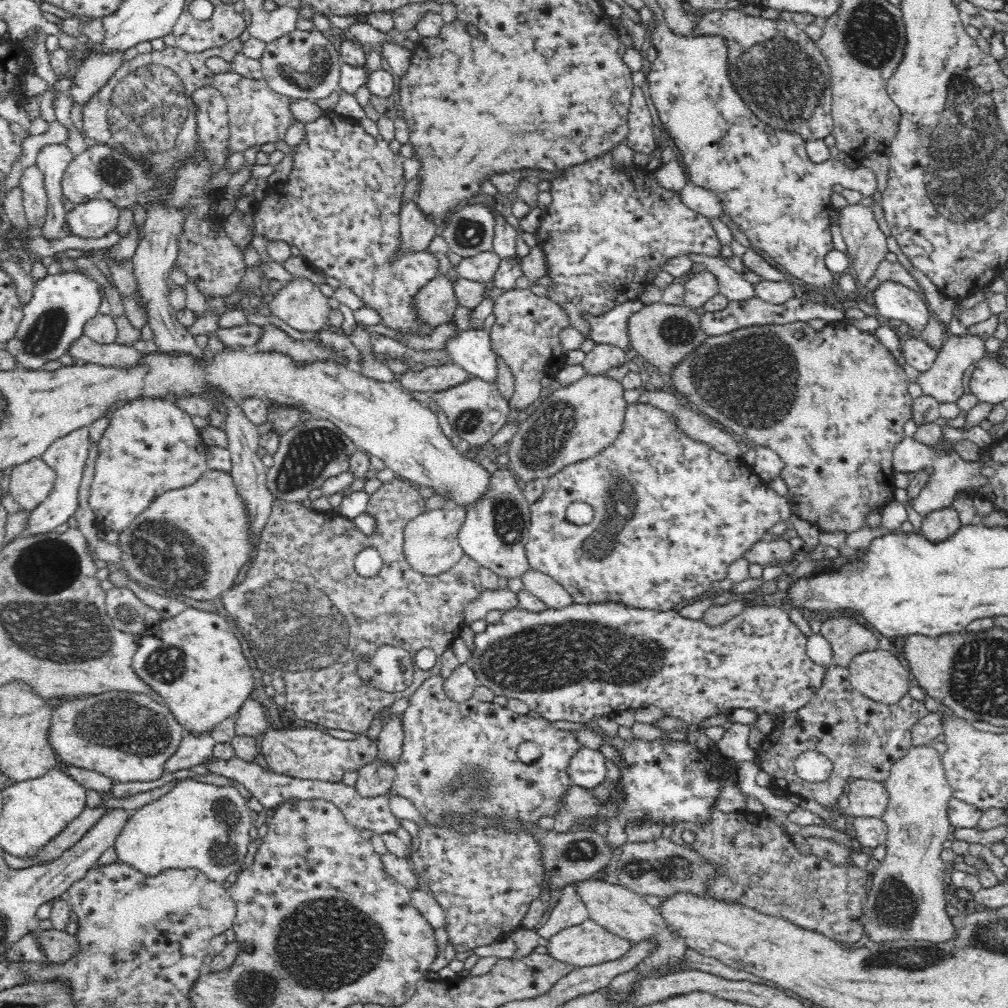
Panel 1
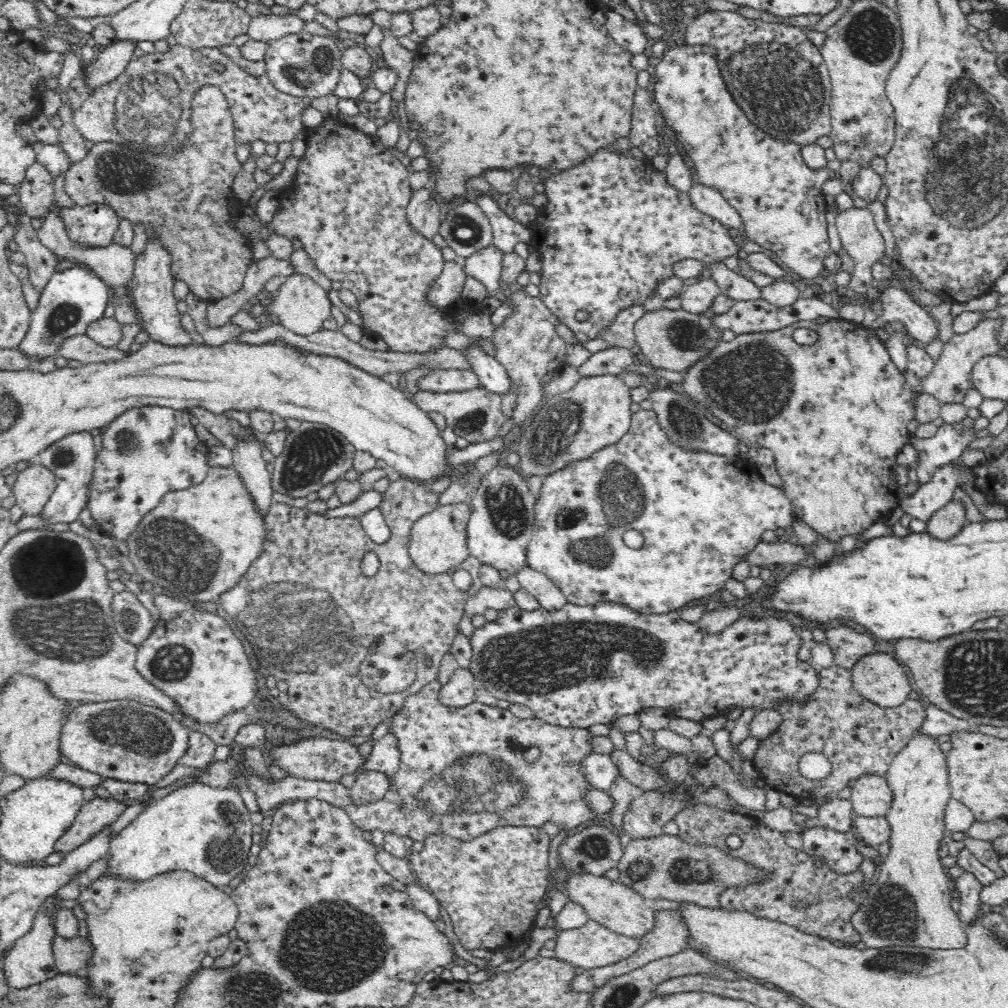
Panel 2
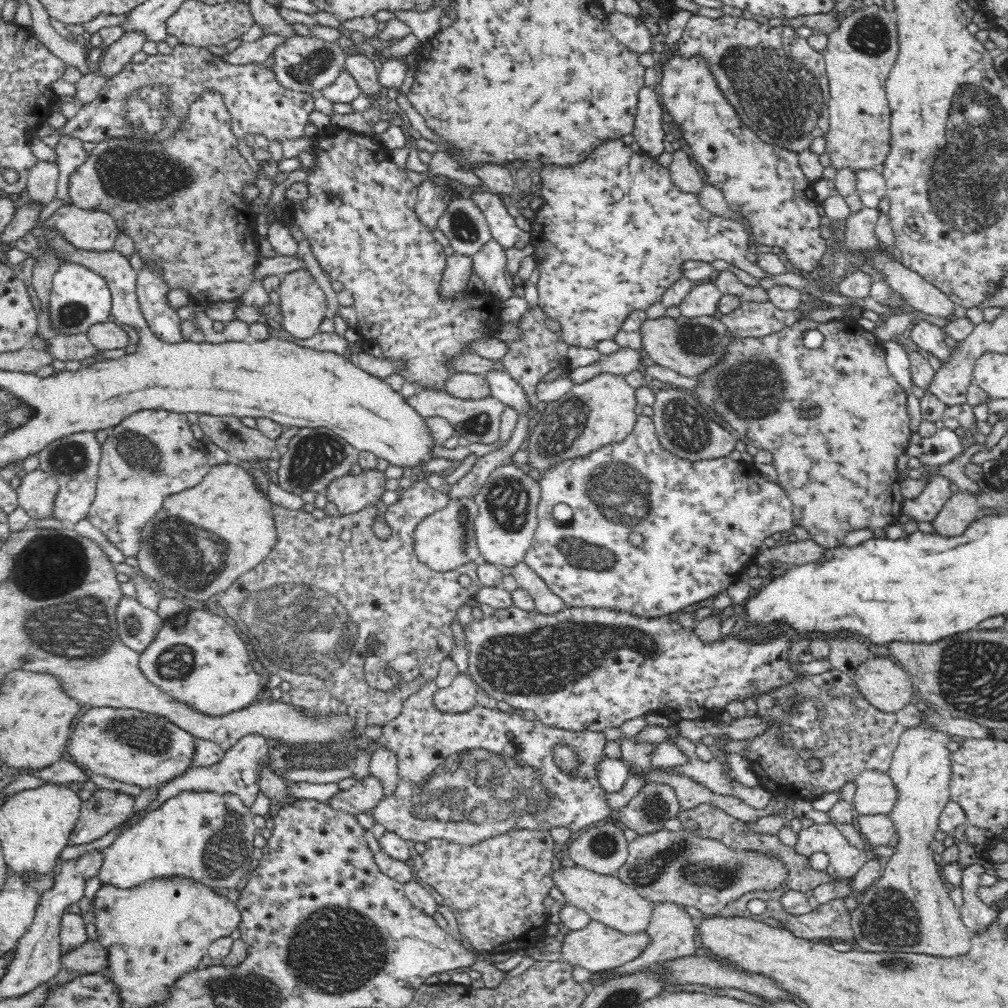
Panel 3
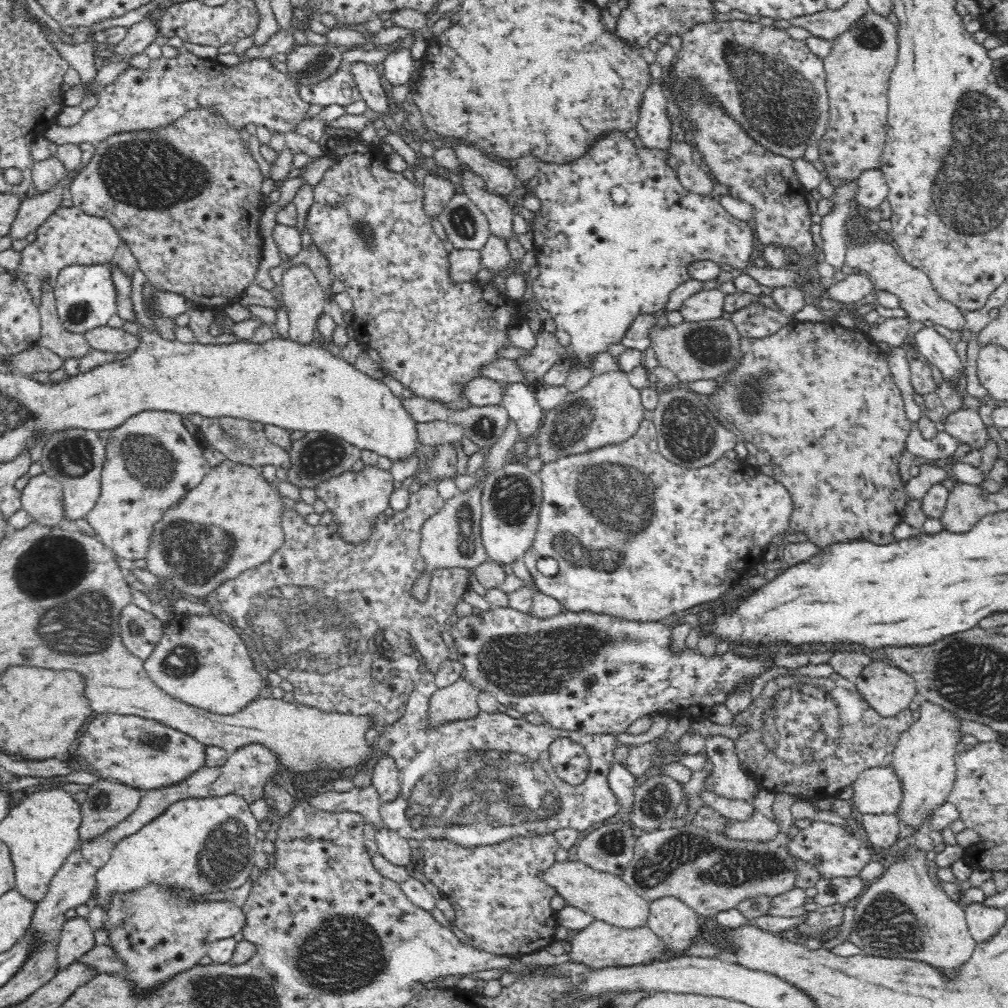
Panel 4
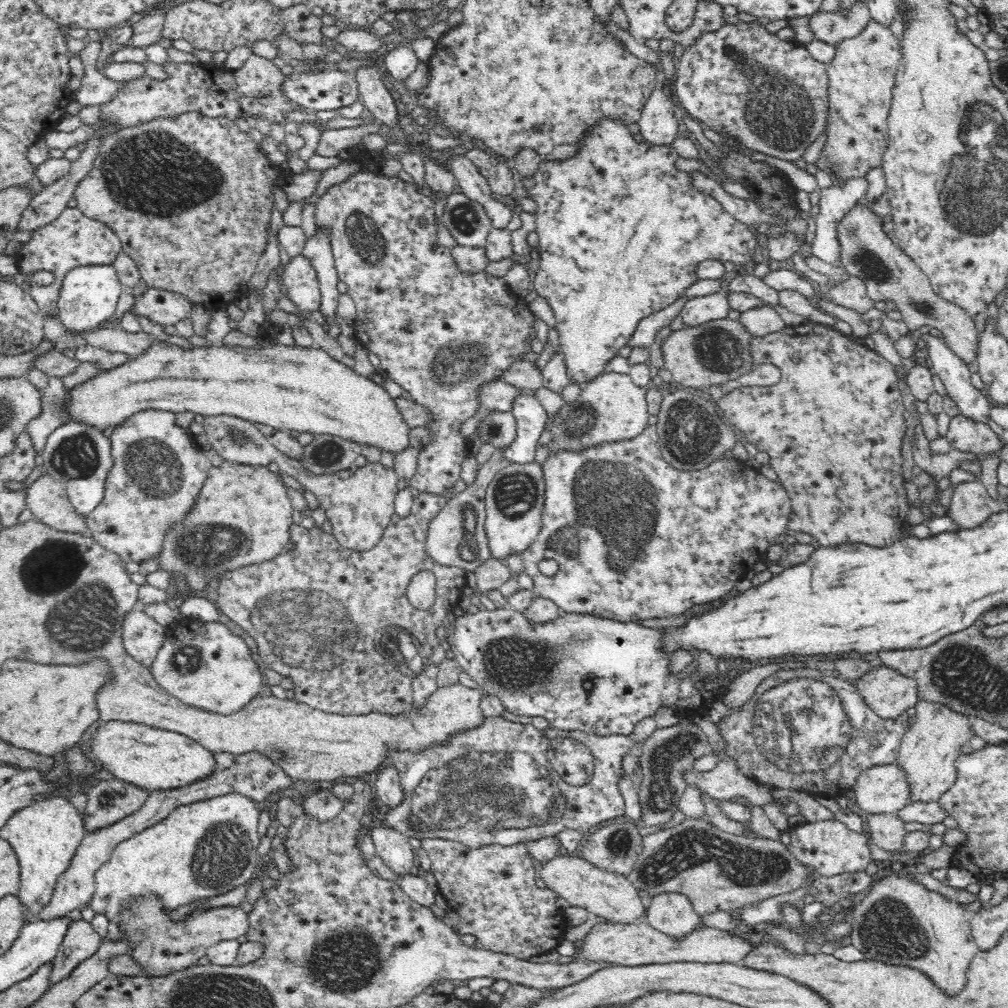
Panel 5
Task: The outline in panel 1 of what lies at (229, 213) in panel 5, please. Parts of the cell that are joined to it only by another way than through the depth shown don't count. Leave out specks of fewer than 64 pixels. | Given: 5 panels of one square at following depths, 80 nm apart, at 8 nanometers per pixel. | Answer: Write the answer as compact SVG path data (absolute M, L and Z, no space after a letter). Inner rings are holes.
M204 86L198 91L194 91L191 100L195 106L195 126L197 133L197 146L199 150L196 155L190 156L180 162L180 166L174 168L170 183L164 183L155 172L151 172L151 164L144 159L138 159L128 151L120 148L114 149L108 145L95 144L88 148L84 154L80 154L72 159L66 167L61 187L64 196L75 204L82 204L94 199L106 199L117 206L118 210L128 209L134 212L134 207L138 204L147 211L150 203L160 203L162 207L176 207L184 211L184 222L182 222L182 232L178 234L178 252L174 267L178 267L182 273L188 277L188 282L192 282L198 291L205 297L228 297L236 292L241 286L245 270L248 265L244 263L244 251L226 234L221 225L222 220L211 214L212 203L216 202L223 190L213 189L210 180L227 166L227 161L232 156L230 151L230 121L228 116L227 102L222 93L212 86Z

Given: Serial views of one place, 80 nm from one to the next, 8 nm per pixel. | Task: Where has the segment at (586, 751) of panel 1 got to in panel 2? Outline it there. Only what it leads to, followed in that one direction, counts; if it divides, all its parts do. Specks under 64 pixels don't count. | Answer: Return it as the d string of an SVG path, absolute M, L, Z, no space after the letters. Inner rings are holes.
M592 753L582 760L582 772L594 789L609 791L614 781L621 776L620 769L614 765L610 755Z

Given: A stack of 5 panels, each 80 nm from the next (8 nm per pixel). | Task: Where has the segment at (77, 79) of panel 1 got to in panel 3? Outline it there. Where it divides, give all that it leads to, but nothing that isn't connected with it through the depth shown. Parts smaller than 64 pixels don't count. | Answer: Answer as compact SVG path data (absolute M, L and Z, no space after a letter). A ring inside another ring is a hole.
M124 31L117 42L104 47L103 56L95 68L96 72L100 72L106 79L114 77L124 69L132 56L143 50L146 42L150 42L148 36L141 31Z

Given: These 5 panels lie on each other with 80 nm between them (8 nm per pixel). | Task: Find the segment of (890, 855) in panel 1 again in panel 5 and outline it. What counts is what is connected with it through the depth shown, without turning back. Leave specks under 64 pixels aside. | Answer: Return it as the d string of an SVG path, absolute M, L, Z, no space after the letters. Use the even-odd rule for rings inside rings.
M920 700L916 703L916 721L902 735L896 764L902 767L911 786L913 802L934 802L954 784L955 763L962 755L962 746L975 735L972 718L939 702ZM889 871L882 881L869 888L867 893L851 903L853 923L851 944L864 955L864 960L886 963L887 966L910 966L924 972L946 996L956 996L966 986L966 970L979 951L973 938L969 914L960 903L947 896L926 889L924 885L908 879L908 875Z

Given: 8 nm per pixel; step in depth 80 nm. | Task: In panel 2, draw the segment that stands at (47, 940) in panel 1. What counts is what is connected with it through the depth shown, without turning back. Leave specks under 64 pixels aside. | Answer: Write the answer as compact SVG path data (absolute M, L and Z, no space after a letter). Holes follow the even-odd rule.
M56 935L53 940L53 953L60 974L82 974L90 968L93 956L93 944L89 939L76 937L64 939Z

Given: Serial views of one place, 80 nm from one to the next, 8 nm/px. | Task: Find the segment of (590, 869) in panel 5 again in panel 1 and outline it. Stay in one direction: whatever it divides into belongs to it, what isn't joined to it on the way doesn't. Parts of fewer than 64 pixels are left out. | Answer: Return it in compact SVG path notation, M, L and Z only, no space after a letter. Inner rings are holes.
M593 877L588 878L588 880L578 880L571 884L574 885L578 897L586 905L589 918L609 930L612 934L627 938L634 945L641 940L646 940L646 938L653 938L653 940L659 942L659 946L663 948L663 953L638 963L637 968L642 975L654 973L659 969L670 971L684 957L684 952L686 952L688 946L683 941L683 938L672 935L672 931L668 927L669 924L664 920L664 917L642 895L619 883L612 884Z

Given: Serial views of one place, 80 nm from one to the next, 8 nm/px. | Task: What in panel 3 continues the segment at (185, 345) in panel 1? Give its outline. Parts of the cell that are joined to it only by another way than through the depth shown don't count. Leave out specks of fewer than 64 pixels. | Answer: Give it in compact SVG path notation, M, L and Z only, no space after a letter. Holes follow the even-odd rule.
M142 267L137 274L136 293L139 307L152 332L164 342L182 342L180 318L166 299L169 290L163 278L150 267Z

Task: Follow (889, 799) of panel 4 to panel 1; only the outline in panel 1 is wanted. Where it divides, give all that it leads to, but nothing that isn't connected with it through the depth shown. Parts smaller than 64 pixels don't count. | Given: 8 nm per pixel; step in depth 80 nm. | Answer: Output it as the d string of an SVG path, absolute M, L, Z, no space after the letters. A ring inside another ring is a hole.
M869 778L851 780L848 811L853 817L868 816L881 818L885 813L889 794L883 781L876 782Z

